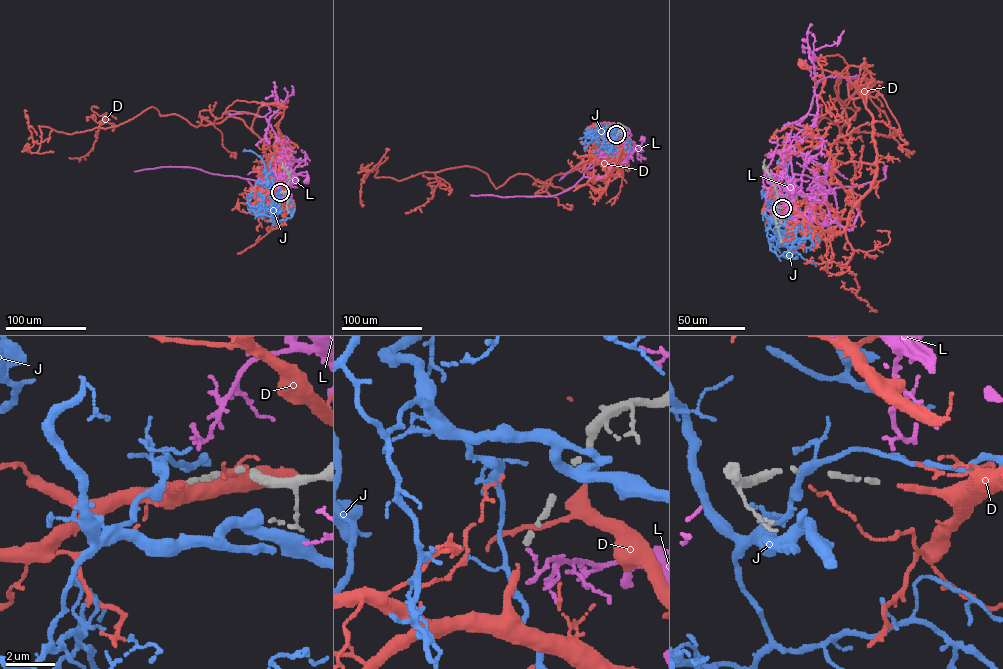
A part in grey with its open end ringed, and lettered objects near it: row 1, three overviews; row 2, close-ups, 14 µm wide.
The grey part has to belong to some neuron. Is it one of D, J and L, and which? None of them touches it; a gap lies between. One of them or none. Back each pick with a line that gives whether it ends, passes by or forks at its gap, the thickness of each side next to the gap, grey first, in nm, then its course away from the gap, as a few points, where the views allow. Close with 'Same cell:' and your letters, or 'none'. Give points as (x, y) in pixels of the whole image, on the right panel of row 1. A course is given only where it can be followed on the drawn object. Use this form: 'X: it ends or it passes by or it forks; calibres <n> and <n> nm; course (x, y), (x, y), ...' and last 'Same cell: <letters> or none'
D: it ends; calibres 200 and 240 nm; course (783, 208), (841, 233), (877, 168), (873, 115), (861, 93), (847, 78), (799, 60), (803, 66)
Same cell: D

